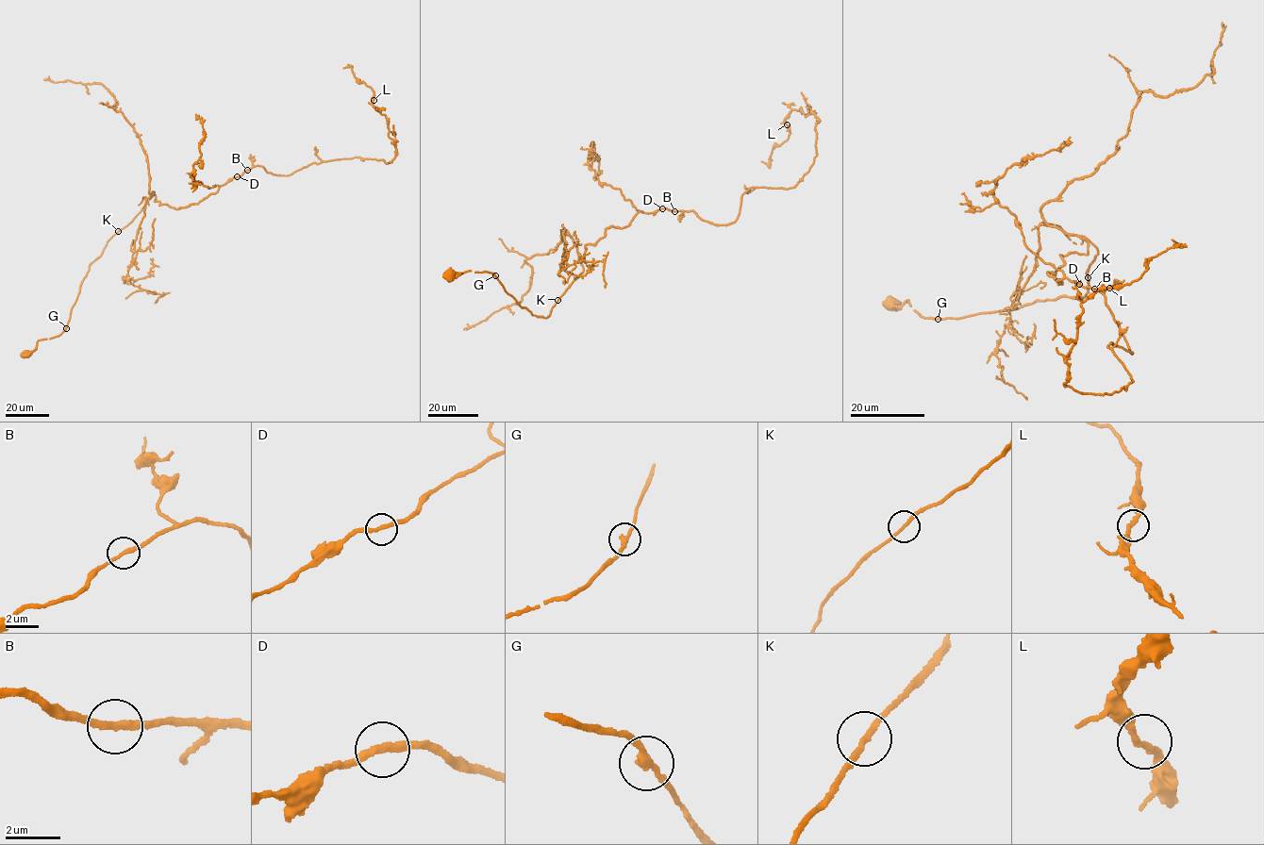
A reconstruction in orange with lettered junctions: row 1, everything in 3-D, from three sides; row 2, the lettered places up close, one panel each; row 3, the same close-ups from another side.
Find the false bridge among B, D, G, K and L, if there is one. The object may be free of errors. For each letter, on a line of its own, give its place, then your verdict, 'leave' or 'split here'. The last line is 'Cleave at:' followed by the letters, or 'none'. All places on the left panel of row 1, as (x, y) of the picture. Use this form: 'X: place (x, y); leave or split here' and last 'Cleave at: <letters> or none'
B: place (247, 170); leave
D: place (237, 176); leave
G: place (66, 328); leave
K: place (118, 231); leave
L: place (374, 100); leave
Cleave at: none

